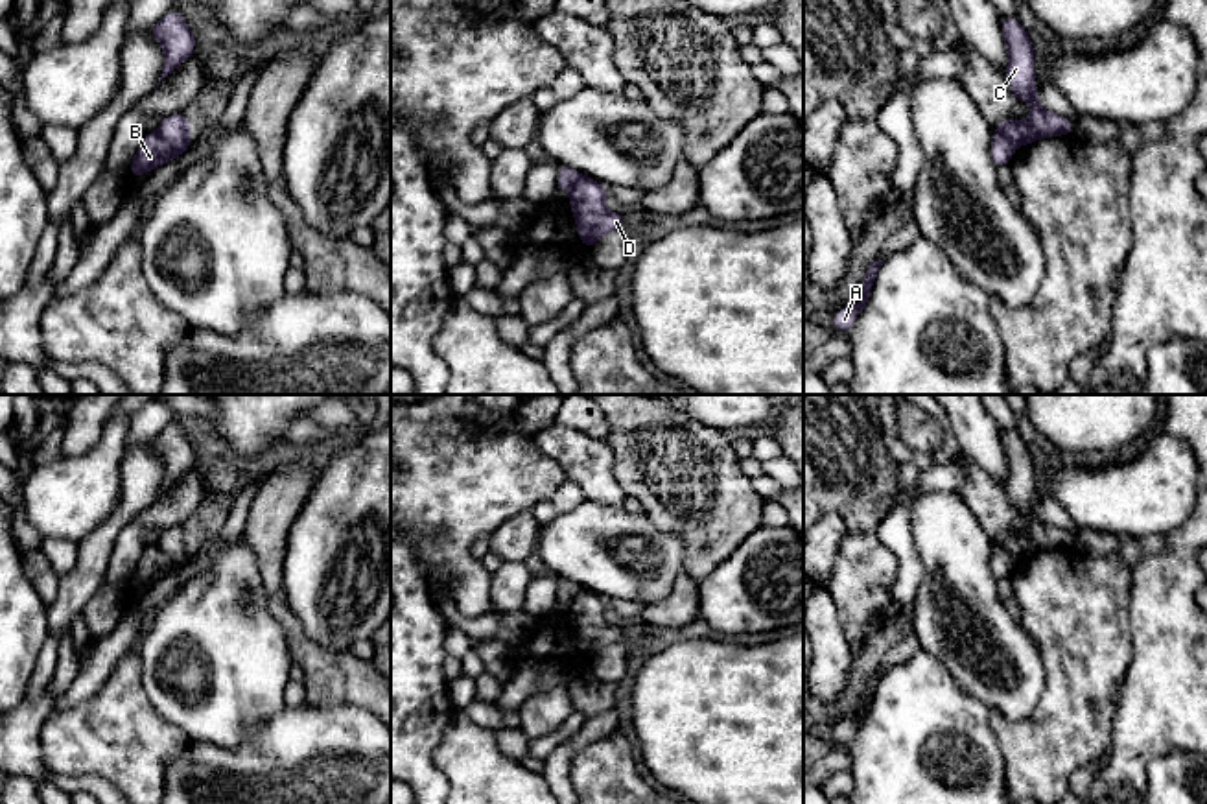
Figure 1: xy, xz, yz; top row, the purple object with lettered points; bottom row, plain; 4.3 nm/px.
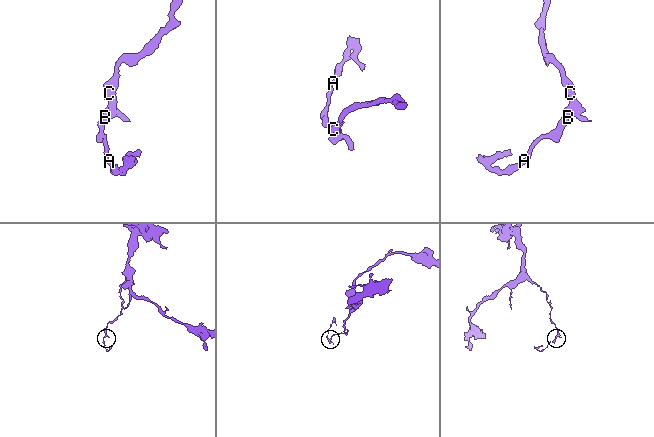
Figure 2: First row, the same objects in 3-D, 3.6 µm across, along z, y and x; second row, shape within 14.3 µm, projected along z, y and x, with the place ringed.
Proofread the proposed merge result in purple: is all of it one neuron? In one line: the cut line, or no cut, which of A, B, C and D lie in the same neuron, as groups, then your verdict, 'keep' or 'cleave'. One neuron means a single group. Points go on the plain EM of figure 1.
cut xy (155, 546), (175, 570); groups A B / C D; cleave

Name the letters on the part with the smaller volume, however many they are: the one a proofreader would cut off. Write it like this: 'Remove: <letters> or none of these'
Remove: A, B

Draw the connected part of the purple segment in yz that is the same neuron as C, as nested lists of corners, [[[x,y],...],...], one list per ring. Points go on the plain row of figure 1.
[[[1001,430],[1001,443],[1008,465],[1006,492],[1010,503],[1015,513],[1026,514],[1030,524],[1025,535],[1014,531],[1001,533],[997,546],[1002,548],[1014,562],[1047,550],[1071,550],[1072,535],[1039,518],[1039,505],[1034,500],[1036,465],[1019,432]]]

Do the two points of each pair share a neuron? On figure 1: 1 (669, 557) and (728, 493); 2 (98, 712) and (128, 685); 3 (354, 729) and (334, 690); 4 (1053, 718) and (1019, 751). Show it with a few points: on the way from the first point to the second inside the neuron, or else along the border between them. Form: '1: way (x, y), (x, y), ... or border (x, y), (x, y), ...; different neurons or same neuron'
1: border (649, 517), (684, 543), (684, 570); different neurons
2: way (105, 707), (120, 692); same neuron
3: border (306, 701), (317, 707), (356, 705), (371, 712); different neurons
4: way (1045, 725), (1027, 744); same neuron

